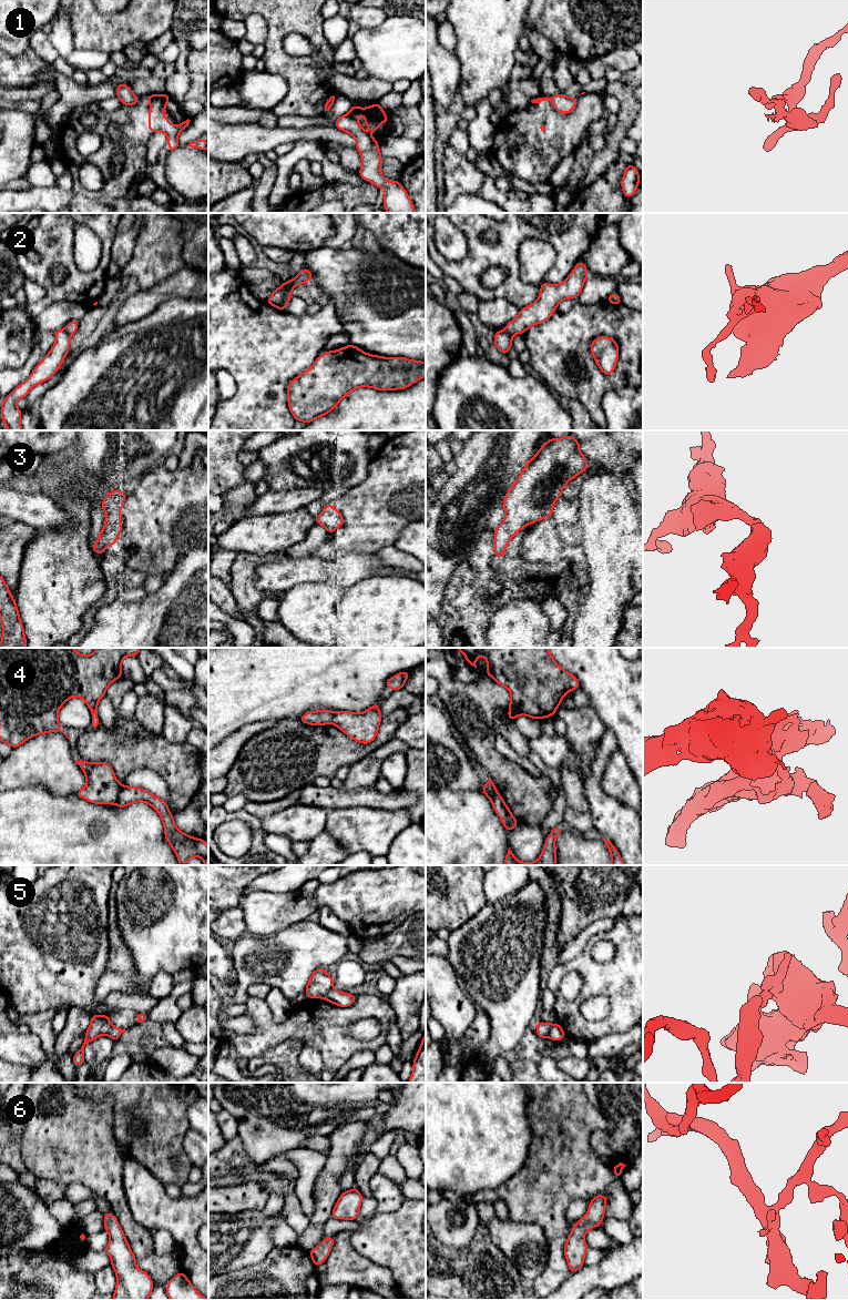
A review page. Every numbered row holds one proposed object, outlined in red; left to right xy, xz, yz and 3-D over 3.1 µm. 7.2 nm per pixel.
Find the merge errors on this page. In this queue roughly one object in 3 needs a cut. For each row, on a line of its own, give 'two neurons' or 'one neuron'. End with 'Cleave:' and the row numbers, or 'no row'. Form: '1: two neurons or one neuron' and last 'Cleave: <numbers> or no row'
1: two neurons
2: two neurons
3: one neuron
4: two neurons
5: two neurons
6: one neuron
Cleave: 1, 2, 4, 5

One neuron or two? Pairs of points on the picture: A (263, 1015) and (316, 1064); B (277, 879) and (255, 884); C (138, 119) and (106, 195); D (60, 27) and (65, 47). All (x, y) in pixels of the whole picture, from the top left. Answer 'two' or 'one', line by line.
A: two
B: one
C: one
D: one

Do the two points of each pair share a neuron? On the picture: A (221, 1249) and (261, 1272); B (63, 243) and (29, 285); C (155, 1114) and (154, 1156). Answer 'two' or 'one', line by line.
A: two
B: two
C: one

